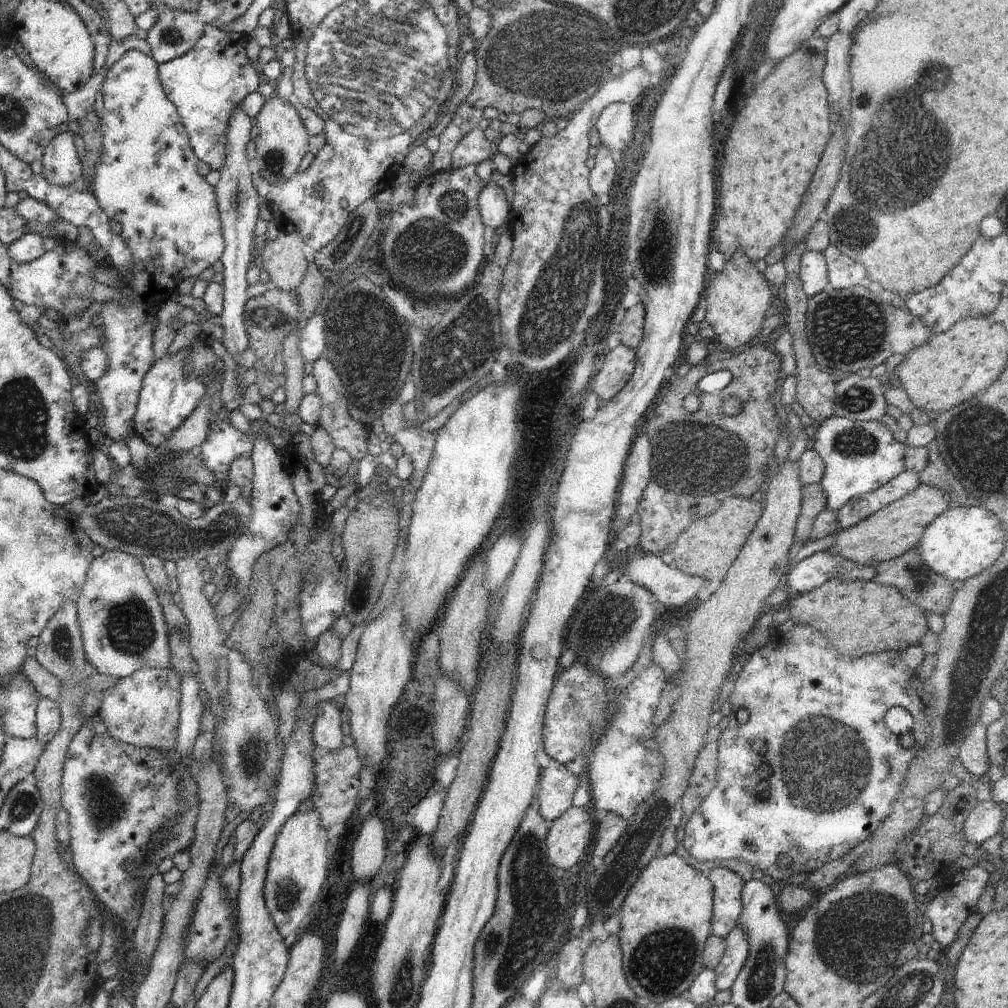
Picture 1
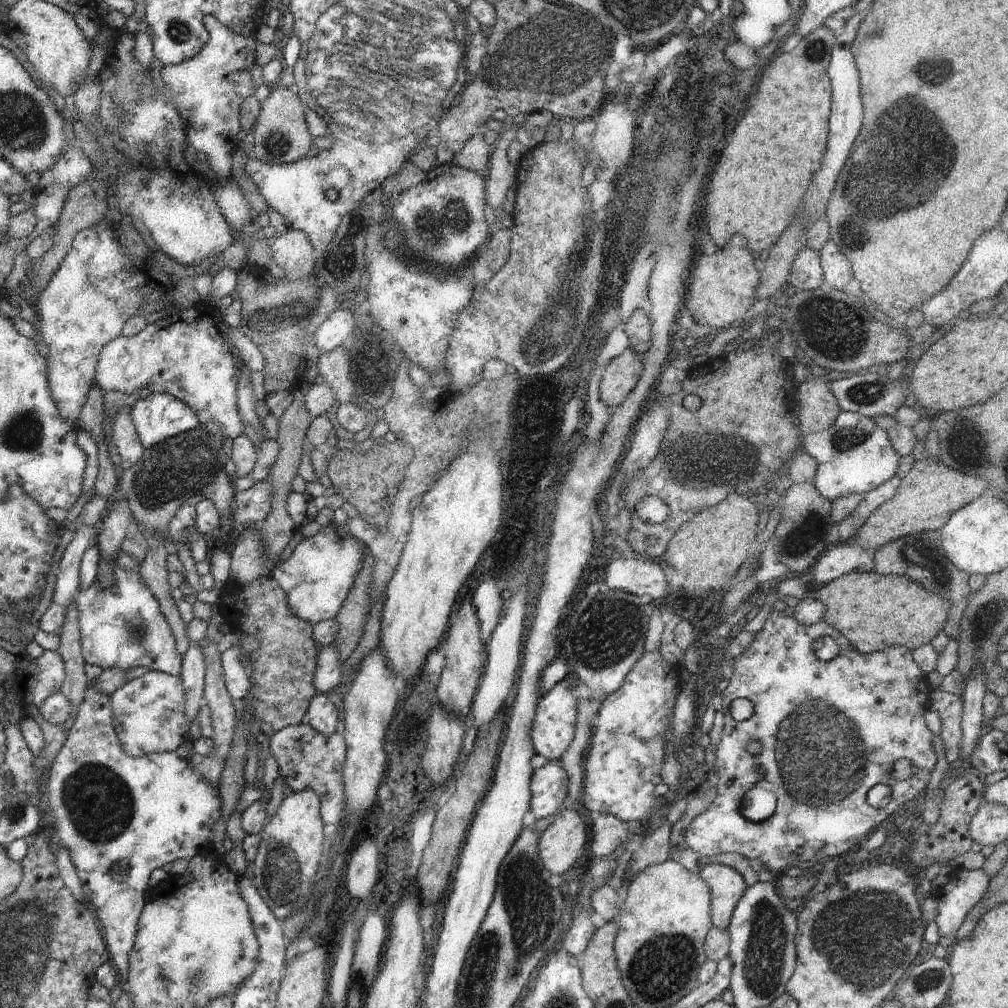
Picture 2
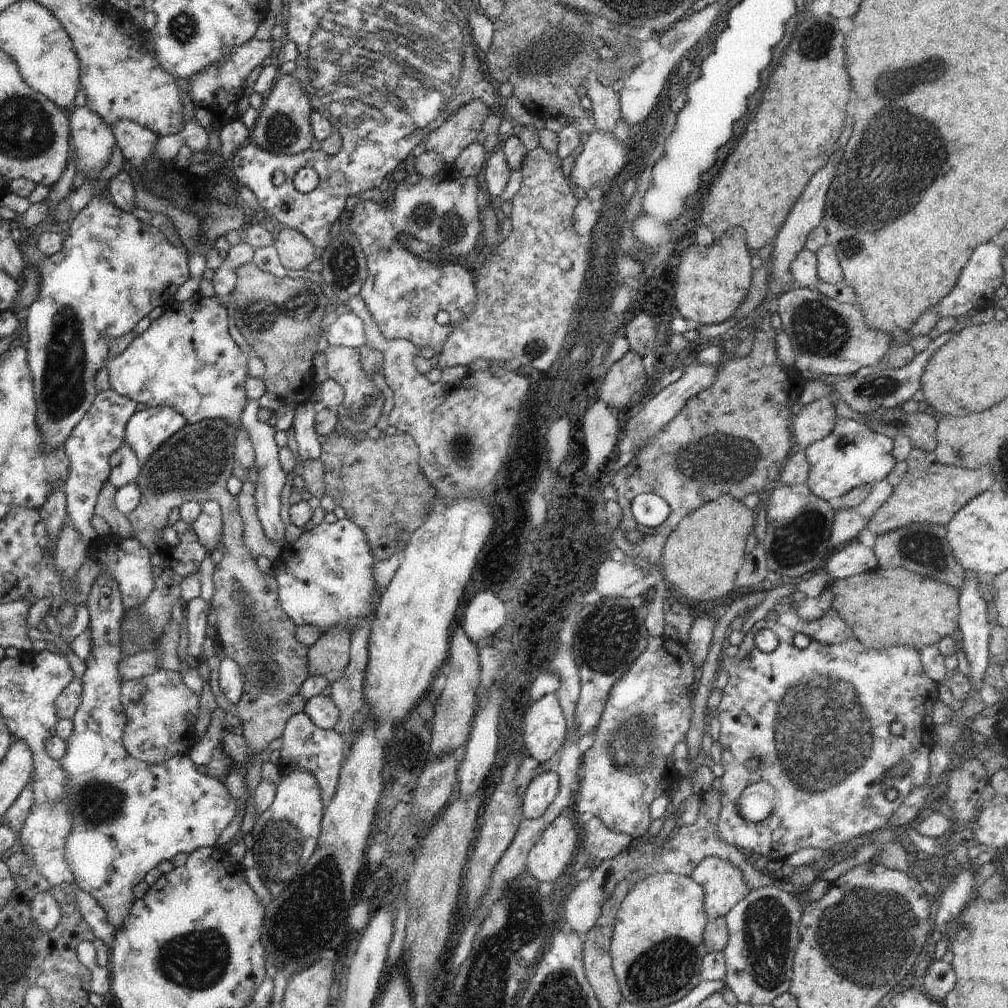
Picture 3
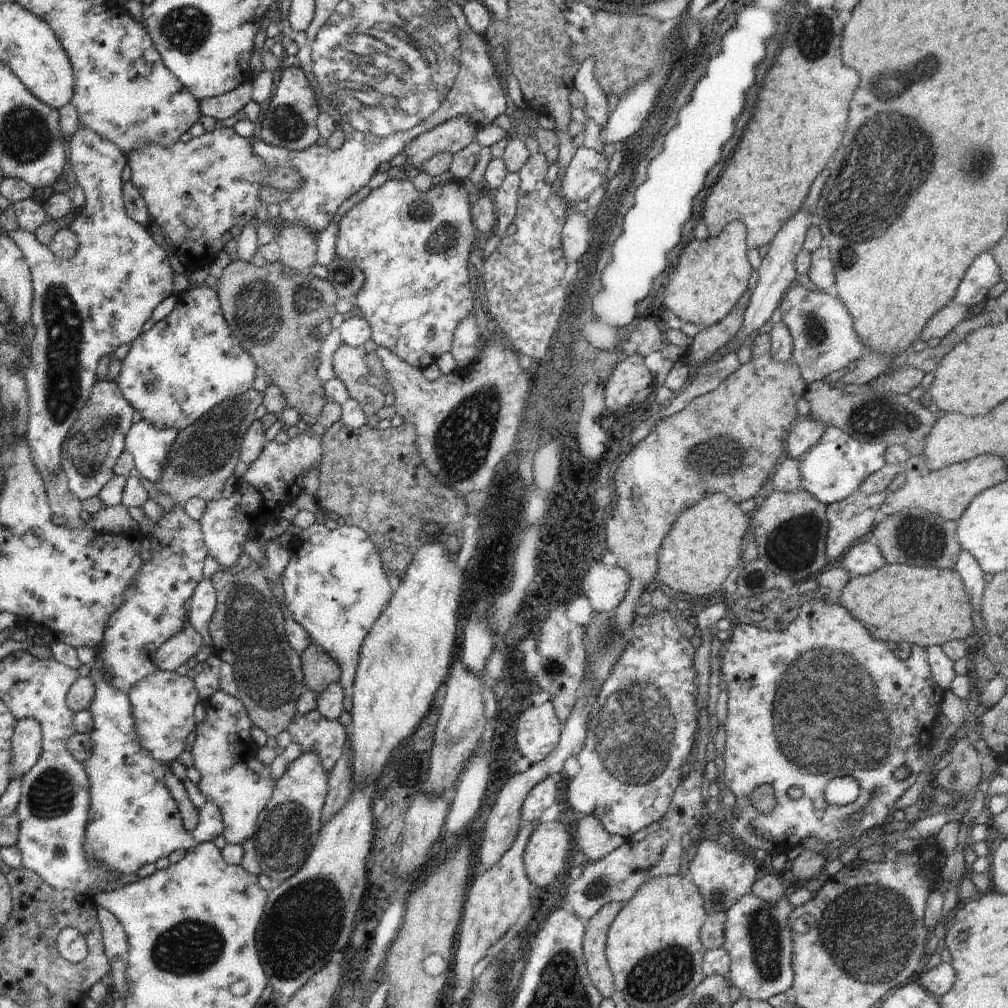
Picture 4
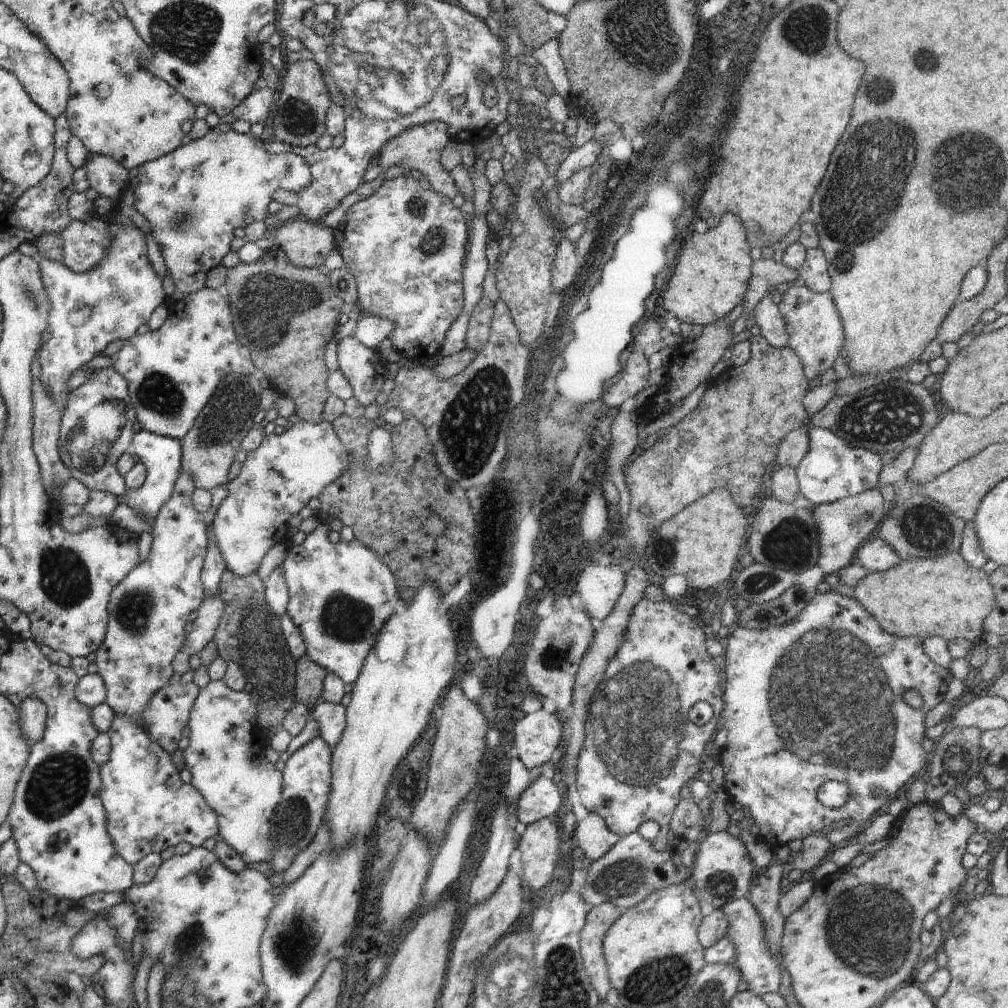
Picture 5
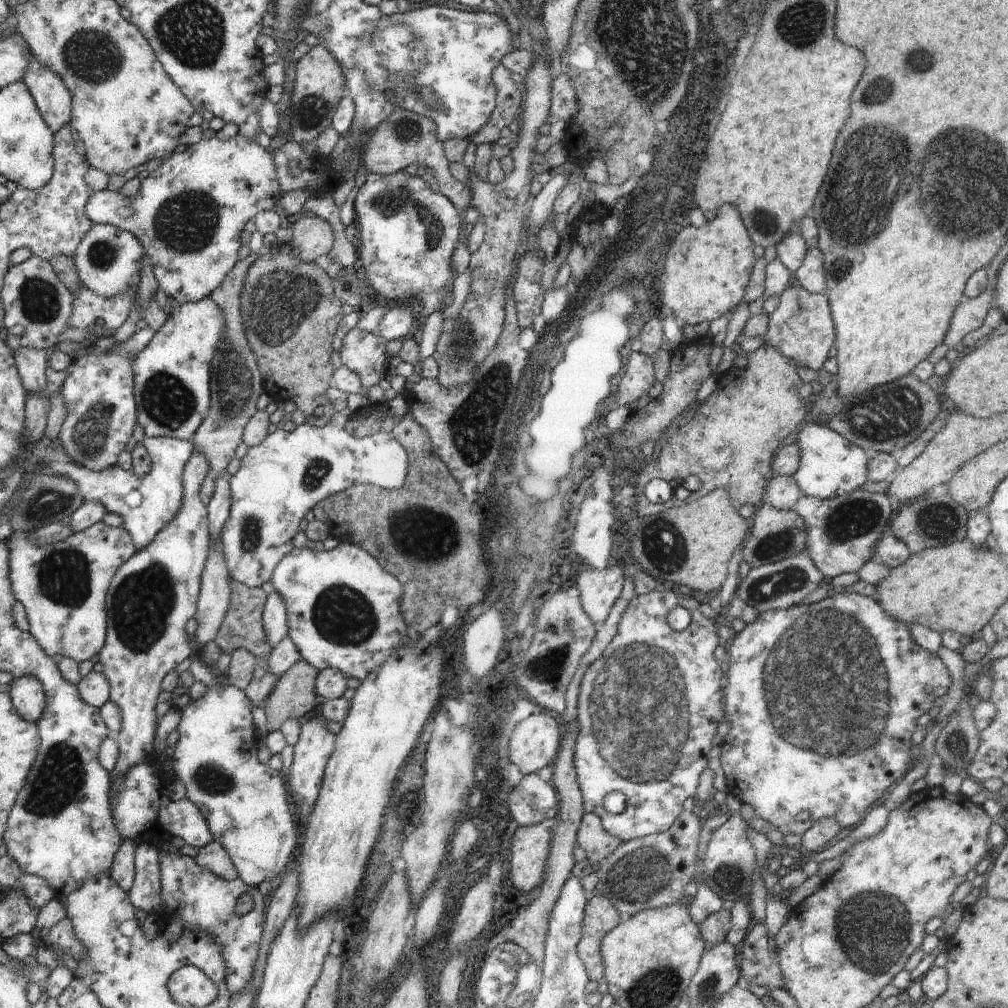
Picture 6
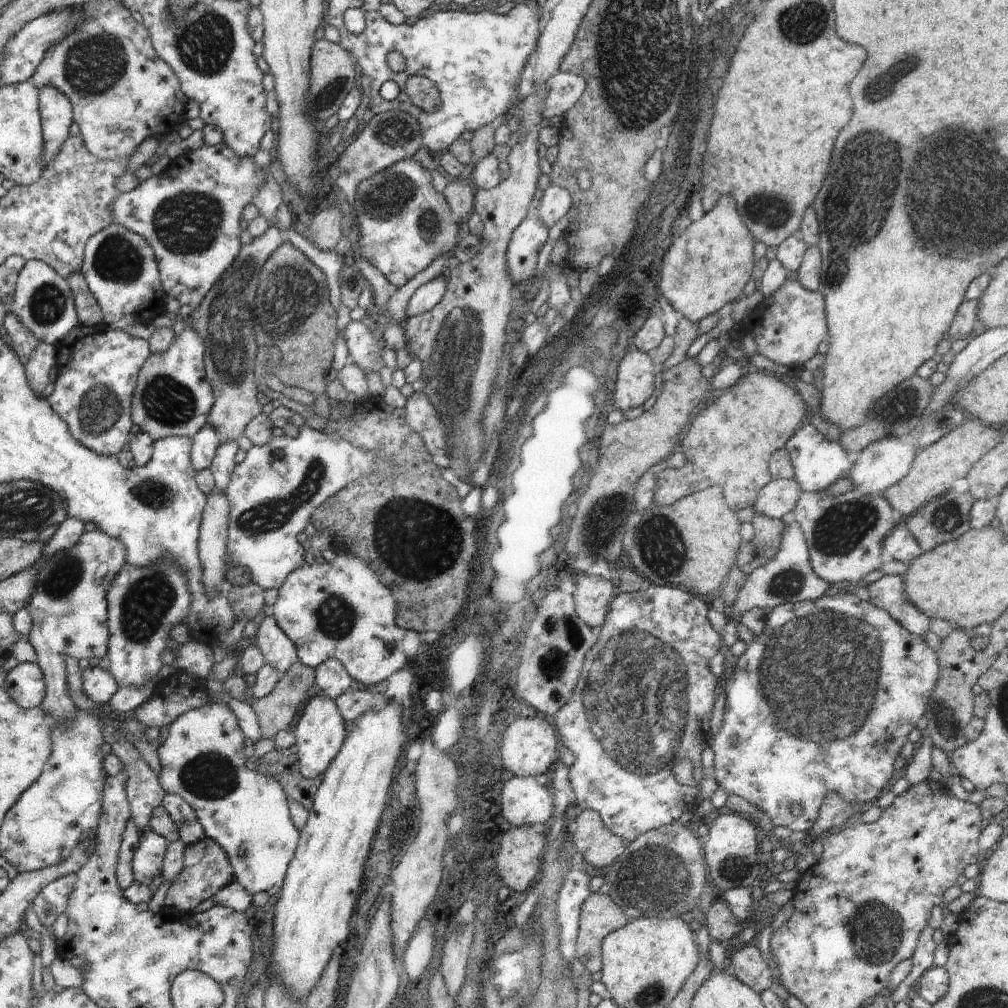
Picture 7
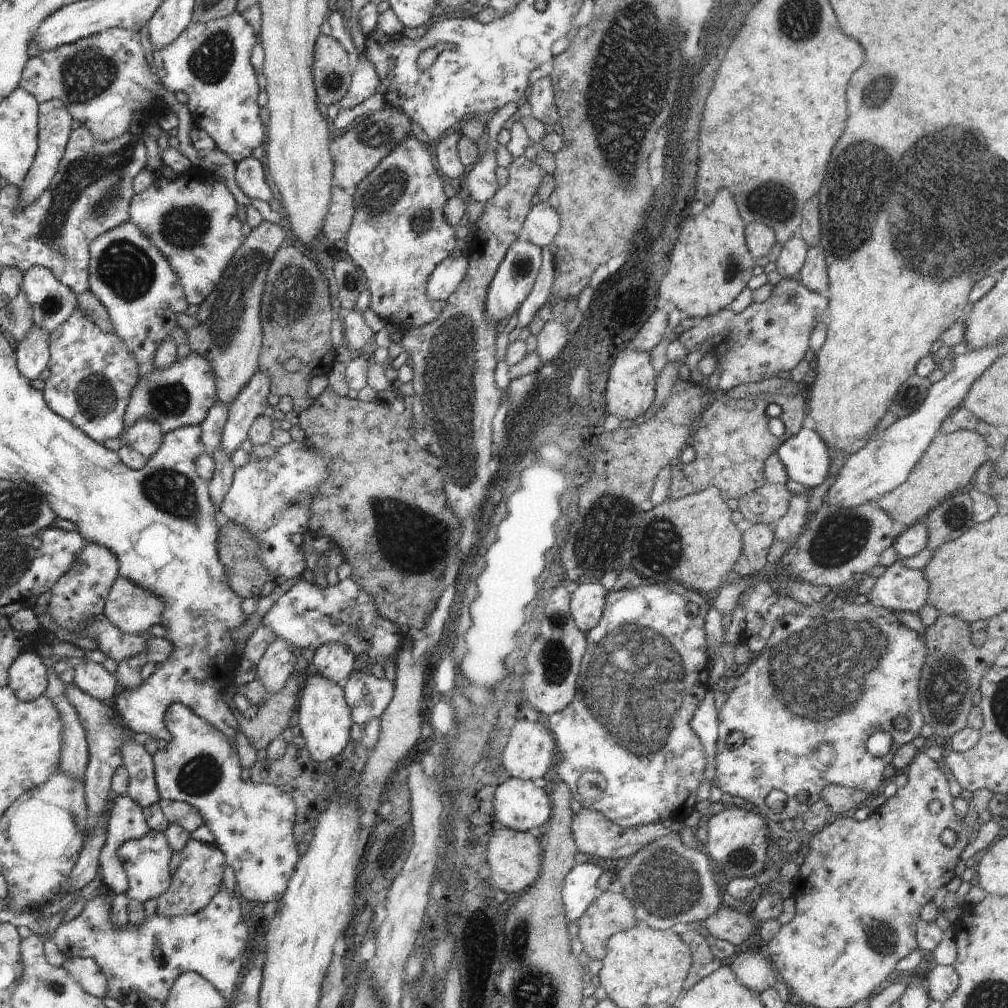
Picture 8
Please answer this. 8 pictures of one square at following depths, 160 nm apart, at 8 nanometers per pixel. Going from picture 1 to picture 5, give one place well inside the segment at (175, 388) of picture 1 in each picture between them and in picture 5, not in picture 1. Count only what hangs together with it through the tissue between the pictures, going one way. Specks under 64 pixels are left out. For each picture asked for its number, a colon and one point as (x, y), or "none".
2: (160, 416)
3: (147, 430)
4: (149, 445)
5: (161, 456)

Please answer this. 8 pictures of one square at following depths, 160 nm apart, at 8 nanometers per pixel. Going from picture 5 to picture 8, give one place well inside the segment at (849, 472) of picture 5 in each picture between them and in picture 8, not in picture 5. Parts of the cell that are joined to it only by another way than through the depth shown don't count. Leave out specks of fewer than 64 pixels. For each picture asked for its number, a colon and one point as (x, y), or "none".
6: (830, 465)
7: (817, 463)
8: (806, 459)

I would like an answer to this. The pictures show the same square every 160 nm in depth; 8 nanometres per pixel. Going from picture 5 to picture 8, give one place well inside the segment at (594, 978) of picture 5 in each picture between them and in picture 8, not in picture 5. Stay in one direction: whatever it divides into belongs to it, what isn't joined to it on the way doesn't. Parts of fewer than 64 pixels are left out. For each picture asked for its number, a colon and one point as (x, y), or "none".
6: (600, 917)
7: (600, 915)
8: (610, 913)

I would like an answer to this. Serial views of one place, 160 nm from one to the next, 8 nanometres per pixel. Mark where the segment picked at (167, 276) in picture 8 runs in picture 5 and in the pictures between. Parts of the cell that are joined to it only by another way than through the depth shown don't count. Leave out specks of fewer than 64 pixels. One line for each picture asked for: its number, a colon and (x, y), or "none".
5: (85, 244)
6: (108, 260)
7: (119, 266)

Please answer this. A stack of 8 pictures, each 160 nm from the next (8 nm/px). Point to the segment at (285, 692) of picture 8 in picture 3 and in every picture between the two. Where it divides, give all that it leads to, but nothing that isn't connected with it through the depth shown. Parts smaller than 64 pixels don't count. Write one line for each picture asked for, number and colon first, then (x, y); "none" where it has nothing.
3: (328, 657)
4: (319, 669)
5: (309, 677)
6: (293, 695)
7: (275, 711)

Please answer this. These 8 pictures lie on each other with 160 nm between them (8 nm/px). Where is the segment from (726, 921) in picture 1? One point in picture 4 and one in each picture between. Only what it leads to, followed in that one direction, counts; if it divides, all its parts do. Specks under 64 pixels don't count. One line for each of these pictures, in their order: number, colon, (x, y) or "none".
2: (727, 886)
3: (724, 885)
4: (723, 876)

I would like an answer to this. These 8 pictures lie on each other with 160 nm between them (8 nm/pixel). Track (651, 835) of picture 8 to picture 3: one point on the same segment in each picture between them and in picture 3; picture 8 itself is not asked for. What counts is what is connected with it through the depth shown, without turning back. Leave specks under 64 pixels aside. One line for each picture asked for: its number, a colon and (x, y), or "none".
3: (600, 843)
4: (592, 838)
5: (594, 838)
6: (598, 843)
7: (598, 846)

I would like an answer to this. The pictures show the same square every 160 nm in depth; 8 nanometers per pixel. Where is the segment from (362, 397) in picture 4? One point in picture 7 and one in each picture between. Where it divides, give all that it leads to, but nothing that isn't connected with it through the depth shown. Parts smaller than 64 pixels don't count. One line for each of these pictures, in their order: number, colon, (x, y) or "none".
5: (364, 367)
6: (361, 351)
7: (364, 350)

